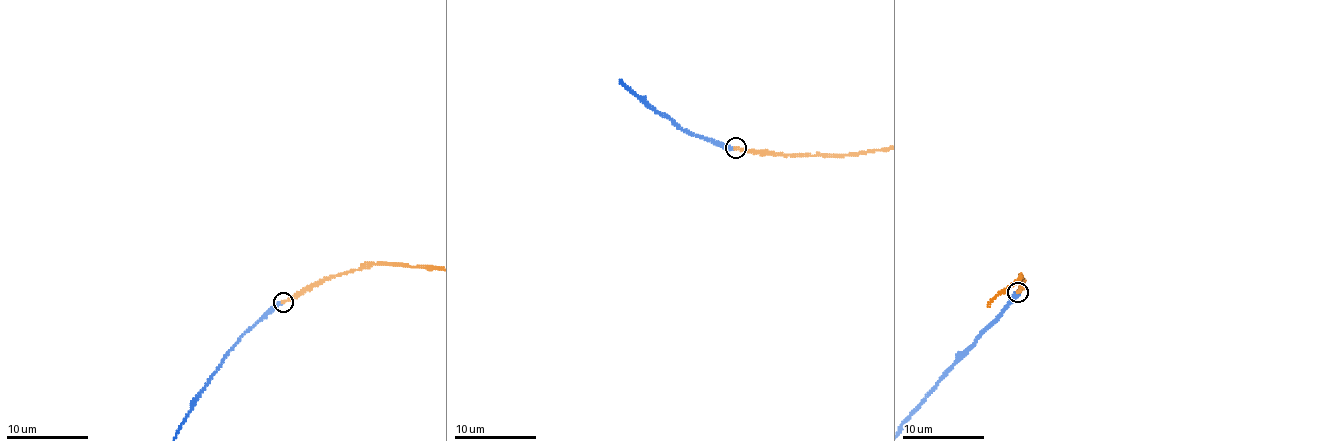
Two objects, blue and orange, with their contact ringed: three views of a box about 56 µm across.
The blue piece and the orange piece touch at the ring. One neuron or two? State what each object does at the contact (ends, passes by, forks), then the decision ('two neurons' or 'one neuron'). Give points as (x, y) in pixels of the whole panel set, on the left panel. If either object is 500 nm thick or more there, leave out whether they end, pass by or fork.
blue ends there; orange ends there; two neurons

